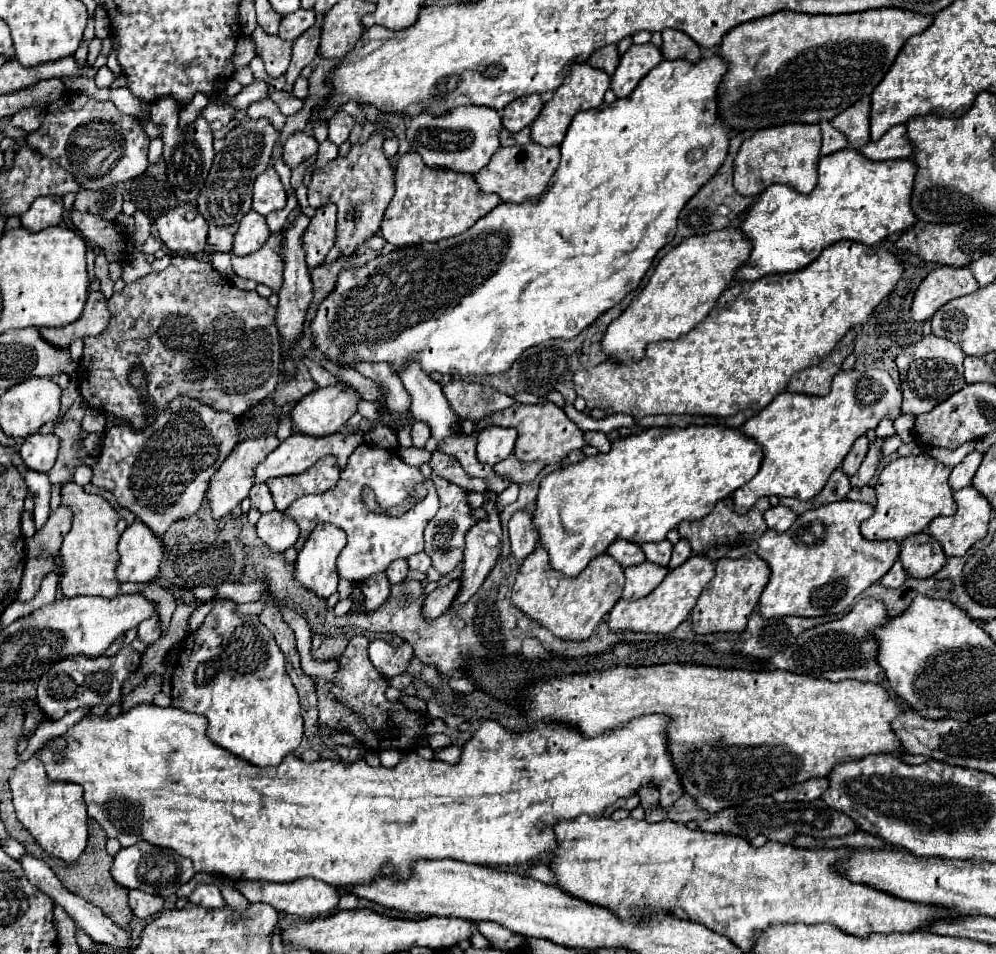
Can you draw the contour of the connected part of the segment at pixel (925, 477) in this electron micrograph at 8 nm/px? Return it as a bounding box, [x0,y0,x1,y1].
[860,454,956,542]

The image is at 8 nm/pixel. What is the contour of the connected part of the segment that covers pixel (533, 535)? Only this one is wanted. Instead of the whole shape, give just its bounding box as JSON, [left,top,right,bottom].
[508,510,538,562]

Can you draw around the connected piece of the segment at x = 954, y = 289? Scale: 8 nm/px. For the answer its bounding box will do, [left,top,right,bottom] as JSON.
[912,266,980,322]

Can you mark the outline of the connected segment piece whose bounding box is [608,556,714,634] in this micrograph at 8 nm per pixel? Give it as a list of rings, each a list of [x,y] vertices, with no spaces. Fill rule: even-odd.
[[[692,556],[682,566],[668,572],[668,576],[662,580],[662,584],[650,592],[646,598],[640,600],[618,600],[616,606],[610,610],[608,624],[610,630],[634,630],[634,632],[654,632],[654,634],[668,634],[674,628],[678,628],[692,608],[696,606],[696,600],[702,592],[702,588],[714,578],[714,562],[706,556]]]

